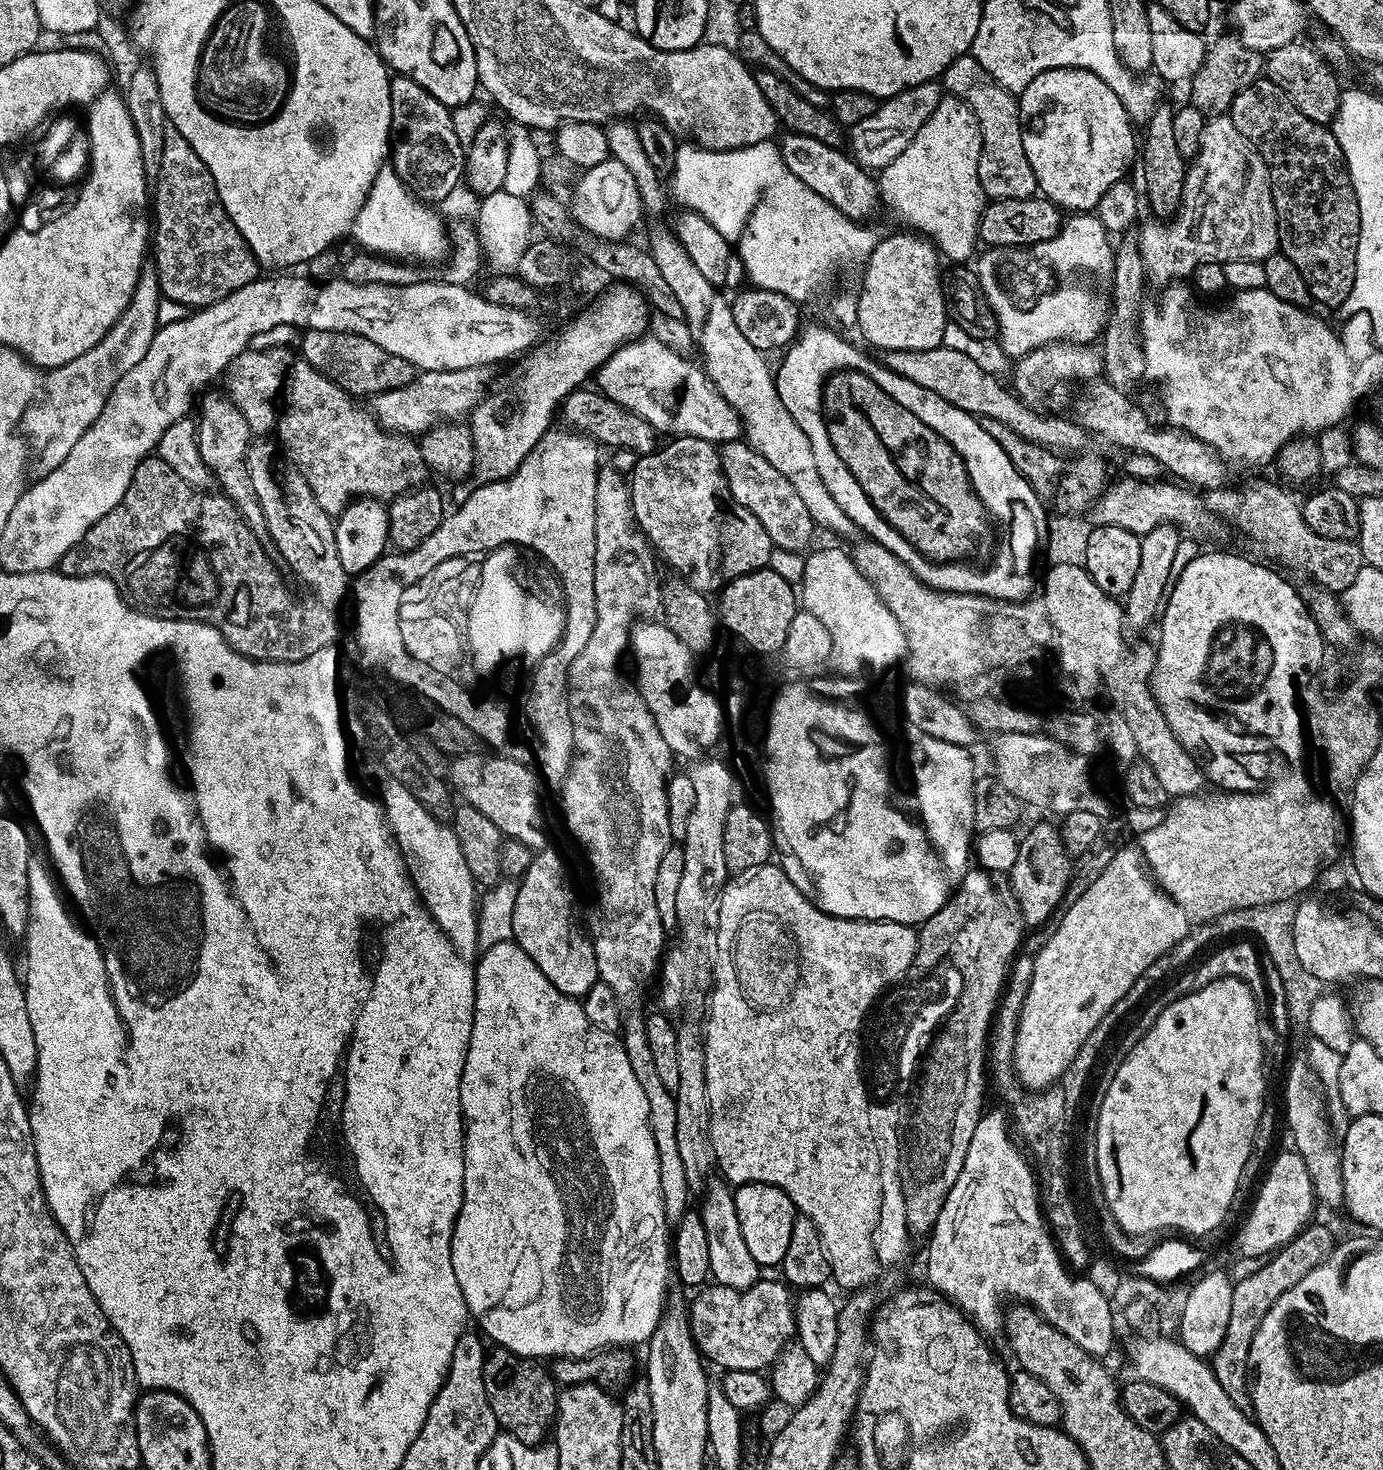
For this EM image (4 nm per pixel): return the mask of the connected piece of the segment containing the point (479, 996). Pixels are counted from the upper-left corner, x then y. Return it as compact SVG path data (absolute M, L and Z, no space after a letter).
M511 939L511 940L506 940L506 941L504 941L504 942L499 942L499 944L497 944L497 945L496 945L496 946L492 946L492 947L491 947L491 948L490 948L490 949L486 949L486 950L484 950L484 951L481 951L481 952L480 952L480 953L479 953L479 956L478 956L478 959L477 959L477 961L476 961L476 963L475 963L475 966L476 966L476 980L475 980L475 992L474 992L474 994L473 994L473 1010L472 1010L472 1029L471 1029L471 1030L470 1030L470 1036L469 1036L469 1038L468 1038L468 1049L467 1049L467 1050L466 1050L466 1054L465 1054L465 1055L464 1055L464 1069L463 1069L463 1070L462 1070L462 1076L461 1076L461 1078L460 1078L460 1115L461 1115L461 1116L463 1116L463 1117L464 1117L464 1201L463 1201L463 1202L462 1202L462 1206L461 1206L461 1207L460 1207L460 1212L459 1212L459 1214L457 1214L457 1216L456 1216L456 1225L455 1225L455 1226L453 1226L453 1228L452 1228L452 1265L453 1265L453 1266L454 1266L454 1274L455 1274L455 1275L456 1275L456 1277L457 1277L457 1278L458 1278L458 1286L459 1286L459 1287L460 1287L460 1289L461 1289L461 1290L462 1290L462 1294L463 1294L463 1295L464 1295L464 1301L466 1301L466 1303L467 1303L467 1304L468 1304L468 1310L469 1310L469 1313L470 1313L470 1316L471 1316L471 1319L472 1319L472 1320L473 1320L473 1321L474 1321L474 1320L475 1320L475 1319L476 1319L476 1320L477 1320L477 1322L478 1322L478 1323L480 1323L480 1328L481 1328L481 1329L480 1329L480 1328L479 1328L479 1331L480 1331L480 1332L481 1332L481 1333L483 1333L483 1335L484 1335L484 1336L485 1336L485 1337L487 1337L487 1339L488 1339L488 1340L489 1340L489 1341L491 1341L491 1340L490 1340L490 1339L492 1339L492 1340L493 1340L493 1341L492 1341L492 1342L491 1342L491 1343L492 1343L492 1344L493 1344L493 1345L496 1345L496 1346L499 1346L499 1347L502 1347L502 1348L508 1348L508 1349L509 1349L509 1350L511 1350L511 1351L512 1351L512 1352L513 1352L513 1353L514 1353L514 1354L518 1354L518 1355L519 1355L519 1356L531 1356L531 1357L533 1357L533 1358L545 1358L545 1357L544 1357L544 1356L548 1356L548 1357L547 1357L547 1358L559 1358L559 1357L561 1357L561 1356L575 1356L575 1357L577 1357L577 1358L579 1358L579 1357L581 1357L581 1356L590 1356L590 1355L592 1355L592 1353L593 1353L593 1352L598 1352L598 1351L601 1351L601 1350L607 1350L607 1349L609 1349L609 1348L624 1348L624 1347L625 1347L625 1346L628 1346L628 1343L632 1343L632 1344L640 1344L640 1346L644 1346L644 1345L647 1345L647 1343L648 1343L648 1341L649 1341L649 1340L650 1340L650 1338L651 1338L651 1336L652 1336L652 1335L654 1335L654 1333L655 1333L655 1328L656 1328L656 1327L658 1327L658 1326L659 1326L659 1322L660 1322L660 1317L661 1317L661 1316L663 1316L663 1314L664 1314L664 1311L665 1311L665 1309L666 1309L666 1307L665 1307L665 1301L666 1301L666 1299L668 1299L668 1297L669 1297L669 1295L670 1295L670 1288L668 1288L668 1276L669 1276L669 1280L670 1280L670 1238L669 1238L669 1235L668 1235L668 1233L667 1233L667 1234L666 1234L666 1230L668 1230L668 1219L667 1219L667 1218L666 1218L666 1214L665 1214L665 1213L664 1213L664 1207L663 1207L663 1206L662 1206L662 1190L661 1190L661 1189L660 1189L660 1183L659 1183L659 1182L658 1182L658 1146L657 1146L657 1145L656 1145L656 1143L655 1143L655 1142L654 1142L654 1134L653 1134L653 1133L652 1133L652 1115L651 1115L651 1114L650 1114L650 1106L649 1106L649 1105L648 1105L648 1099L647 1099L647 1098L646 1098L646 1090L642 1090L642 1086L641 1086L641 1085L640 1085L640 1083L639 1083L639 1082L638 1082L638 1078L637 1078L637 1077L636 1077L636 1075L635 1075L635 1074L634 1074L634 1070L633 1070L633 1069L632 1069L632 1067L631 1067L631 1066L630 1066L630 1058L629 1058L629 1057L628 1057L628 1051L626 1051L626 1050L625 1050L625 1049L624 1049L624 1045L623 1045L623 1043L622 1043L622 1040L621 1040L621 1037L620 1037L620 1036L619 1036L619 1035L616 1035L616 1034L613 1034L613 1033L612 1033L612 1032L611 1032L611 1031L609 1031L609 1029L606 1029L606 1028L599 1028L599 1027L598 1027L598 1026L594 1026L594 1025L593 1025L593 1024L592 1024L592 1023L590 1023L590 1021L588 1021L588 1019L587 1019L587 1018L586 1018L586 1014L585 1014L585 1013L584 1013L584 1006L583 1006L583 1003L581 1003L581 1001L580 1001L580 1000L579 1000L579 999L576 999L576 998L573 998L573 997L571 997L571 996L566 996L566 995L564 995L564 994L562 994L562 993L561 993L561 992L560 992L560 991L559 991L559 990L557 990L557 989L556 989L556 988L555 988L555 986L553 986L553 984L551 984L551 982L549 982L549 980L548 980L548 979L547 979L547 978L546 978L546 976L545 976L545 975L544 975L544 974L542 974L542 970L538 970L538 966L534 966L534 958L530 958L530 954L526 954L526 950L522 950L522 946L518 946L518 945L517 945L517 944L516 944L516 942L515 942L515 939Z

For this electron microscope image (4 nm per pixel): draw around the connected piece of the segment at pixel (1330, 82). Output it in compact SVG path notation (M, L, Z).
M1295 40L1287 43L1286 46L1276 47L1268 52L1265 55L1265 73L1280 89L1286 92L1306 117L1319 124L1329 125L1340 108L1342 85L1337 78L1339 75L1321 58L1315 47L1301 42Z

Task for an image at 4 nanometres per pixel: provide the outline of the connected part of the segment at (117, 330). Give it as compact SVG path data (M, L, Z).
M145 263L126 310L98 346L92 347L82 358L51 369L45 375L41 400L27 408L19 424L19 433L33 450L32 462L36 464L37 477L46 476L62 466L78 440L101 416L121 378L142 360L160 327L157 316L161 298L156 267L153 263Z

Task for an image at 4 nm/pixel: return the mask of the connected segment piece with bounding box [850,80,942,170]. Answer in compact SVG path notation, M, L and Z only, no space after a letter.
M931 80L902 90L898 95L889 96L883 102L877 103L876 112L870 114L870 118L851 125L850 155L852 159L861 168L869 170L881 170L890 166L906 150L923 123L934 114L934 110L938 110L941 97L941 85L936 80Z

